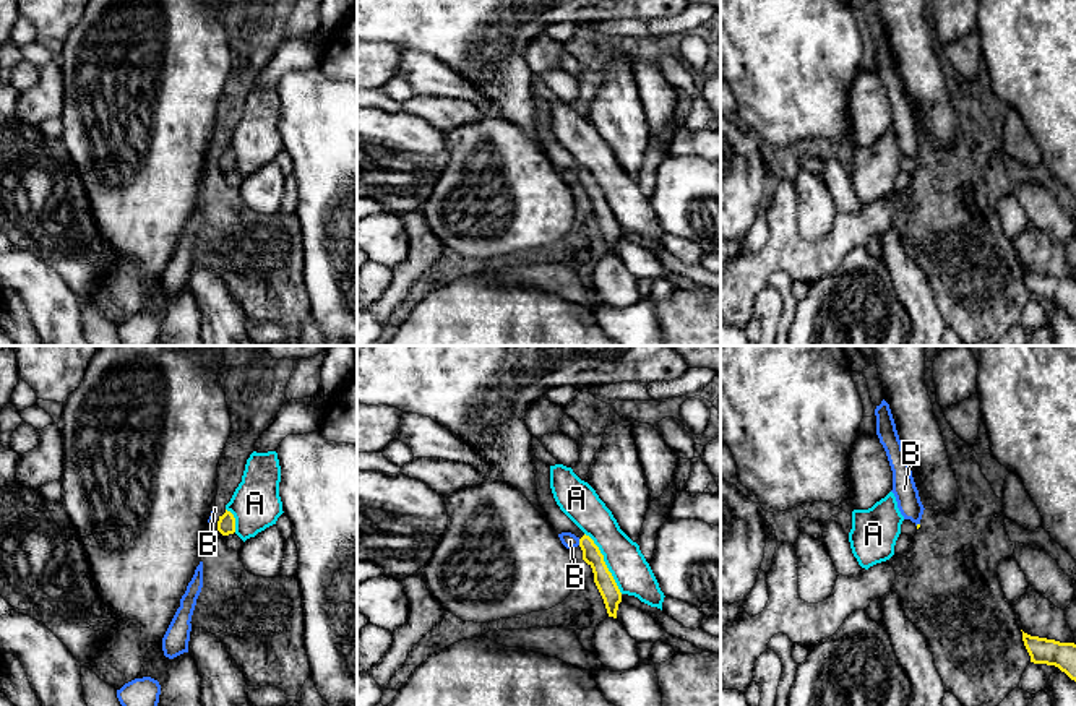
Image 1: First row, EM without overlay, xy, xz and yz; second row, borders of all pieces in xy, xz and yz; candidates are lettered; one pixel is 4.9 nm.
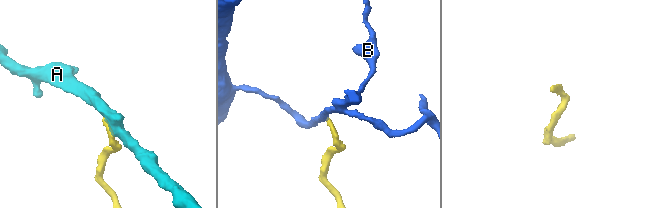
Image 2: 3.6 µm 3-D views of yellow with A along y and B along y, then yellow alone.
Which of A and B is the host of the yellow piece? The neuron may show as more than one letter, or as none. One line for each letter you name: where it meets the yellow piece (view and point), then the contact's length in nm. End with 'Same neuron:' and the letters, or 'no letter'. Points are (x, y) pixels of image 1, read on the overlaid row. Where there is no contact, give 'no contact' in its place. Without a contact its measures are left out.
Same neuron: no letter

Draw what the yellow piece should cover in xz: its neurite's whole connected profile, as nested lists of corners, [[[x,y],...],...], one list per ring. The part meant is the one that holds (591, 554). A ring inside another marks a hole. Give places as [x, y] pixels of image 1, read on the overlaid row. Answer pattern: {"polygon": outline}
{"polygon": [[[534,450],[532,464],[536,474],[537,500],[544,510],[545,518],[558,534],[571,532],[579,539],[583,560],[592,568],[594,583],[604,599],[607,613],[609,617],[617,618],[618,604],[622,602],[622,592],[604,562],[604,555],[600,553],[594,540],[586,536],[557,505],[550,489],[550,466],[539,461],[534,456]]]}

